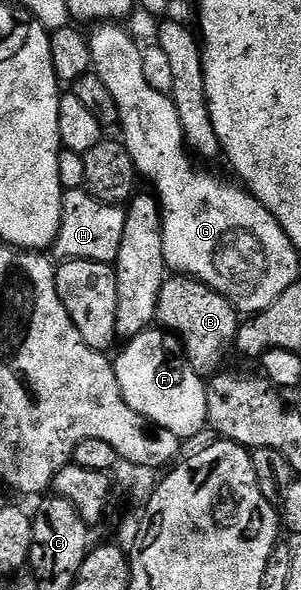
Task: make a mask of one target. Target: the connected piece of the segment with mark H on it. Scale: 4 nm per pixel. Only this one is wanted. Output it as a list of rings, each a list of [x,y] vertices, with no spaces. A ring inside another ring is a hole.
[[[86,188],[66,190],[63,195],[61,227],[53,246],[54,256],[59,261],[89,259],[111,265],[117,259],[117,251],[121,251],[126,214],[124,206],[101,203]]]

